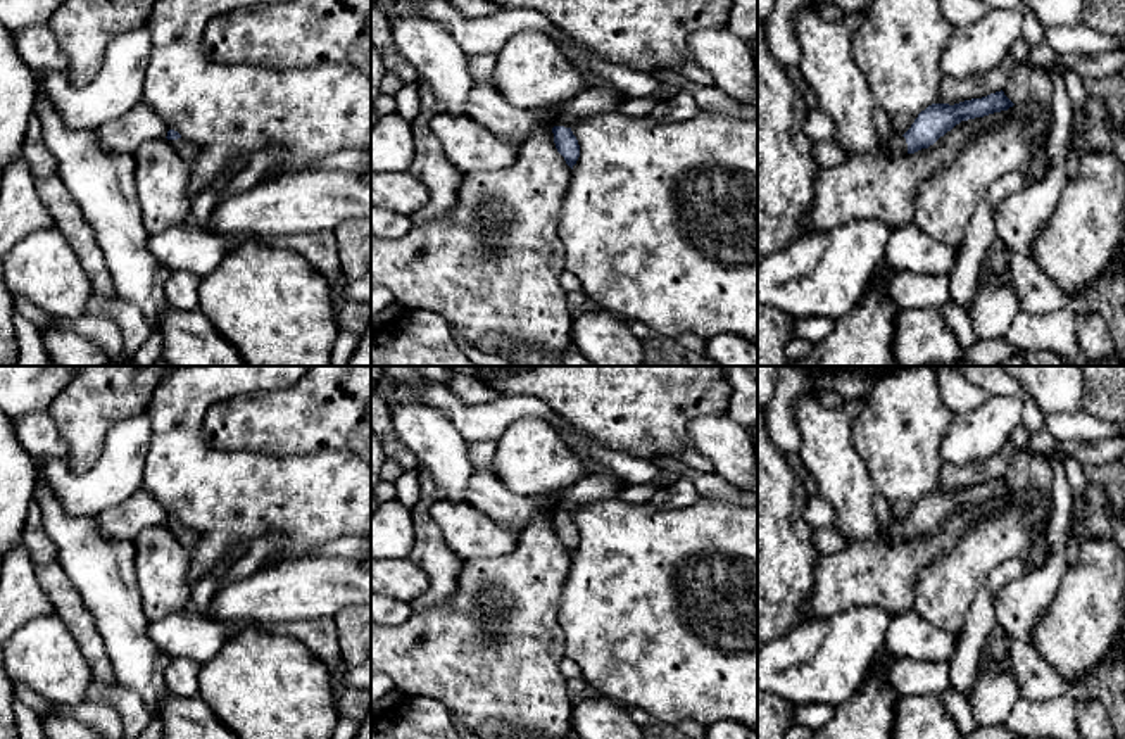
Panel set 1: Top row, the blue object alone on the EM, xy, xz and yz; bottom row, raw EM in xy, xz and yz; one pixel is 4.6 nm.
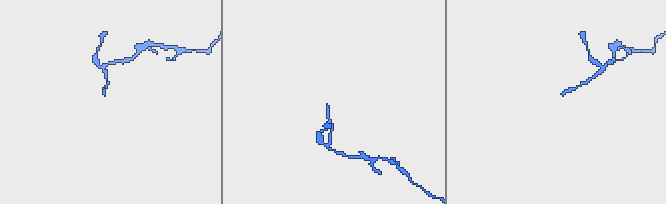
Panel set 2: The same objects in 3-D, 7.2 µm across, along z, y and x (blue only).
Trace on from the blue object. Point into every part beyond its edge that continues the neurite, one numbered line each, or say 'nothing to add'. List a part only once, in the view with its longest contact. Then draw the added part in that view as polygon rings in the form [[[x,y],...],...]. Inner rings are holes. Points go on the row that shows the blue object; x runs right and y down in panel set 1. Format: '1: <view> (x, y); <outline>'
1: yz (898, 144); [[[899,133],[892,136],[892,140],[887,143],[887,147],[901,155],[908,154],[908,143],[906,138]]]

